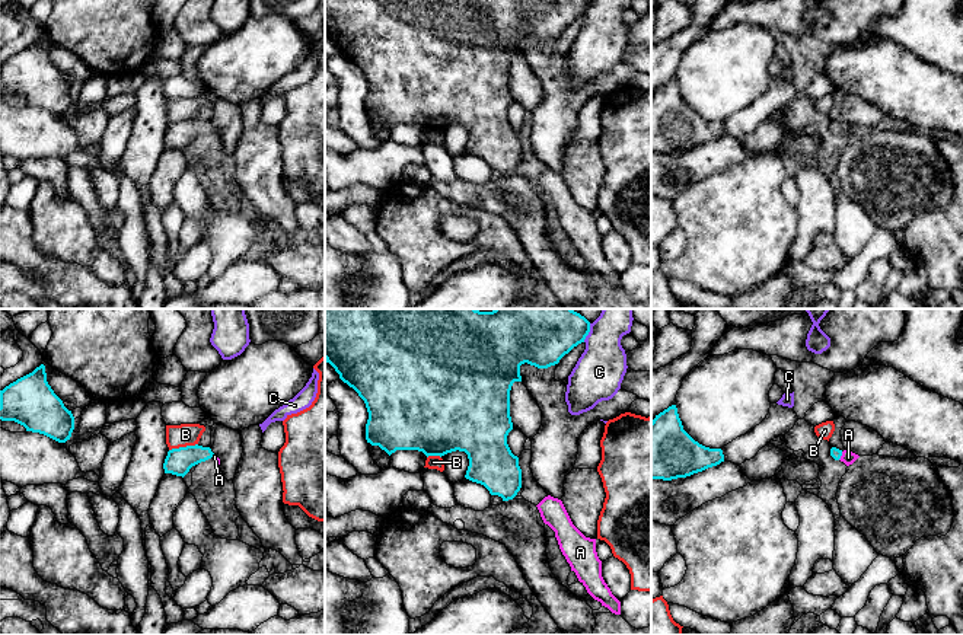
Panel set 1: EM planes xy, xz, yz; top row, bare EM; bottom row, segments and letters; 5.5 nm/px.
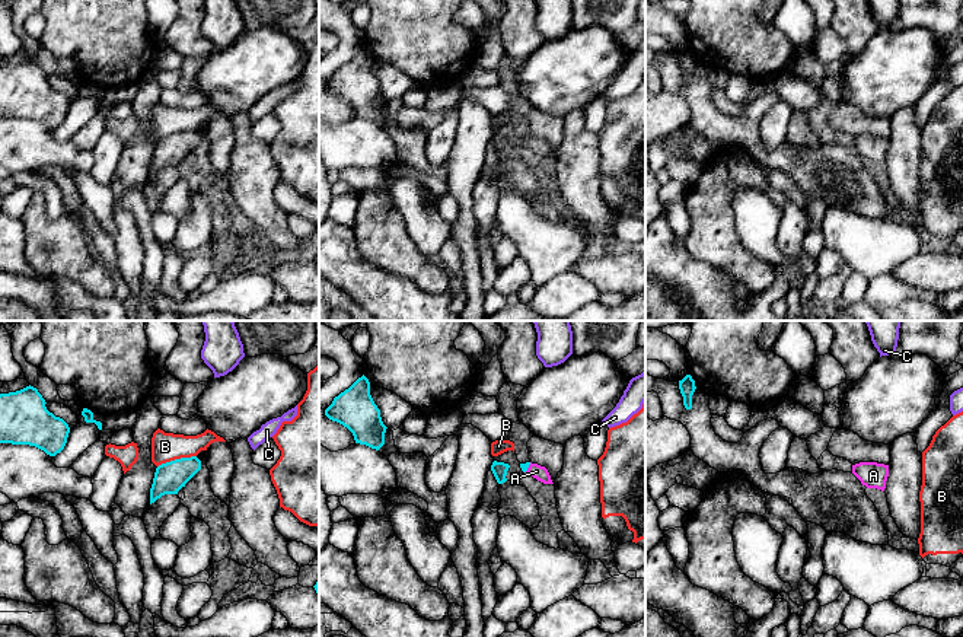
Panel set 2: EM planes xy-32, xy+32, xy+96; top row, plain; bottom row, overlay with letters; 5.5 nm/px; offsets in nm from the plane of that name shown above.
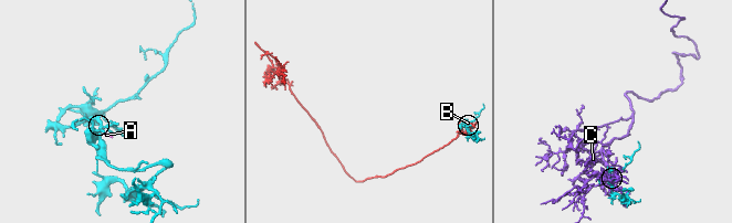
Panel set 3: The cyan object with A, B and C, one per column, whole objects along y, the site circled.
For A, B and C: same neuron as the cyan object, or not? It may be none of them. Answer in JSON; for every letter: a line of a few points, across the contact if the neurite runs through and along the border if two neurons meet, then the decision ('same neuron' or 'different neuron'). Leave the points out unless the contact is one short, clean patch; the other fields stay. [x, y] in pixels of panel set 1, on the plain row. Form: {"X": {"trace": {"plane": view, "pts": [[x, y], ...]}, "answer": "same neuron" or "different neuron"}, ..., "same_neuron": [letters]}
{"A": {"trace": {"plane": "yz", "pts": [[835, 127], [841, 128], [848, 131]]}, "answer": "same neuron"}, "B": {"answer": "different neuron"}, "C": {"answer": "different neuron"}, "same_neuron": ["A"]}

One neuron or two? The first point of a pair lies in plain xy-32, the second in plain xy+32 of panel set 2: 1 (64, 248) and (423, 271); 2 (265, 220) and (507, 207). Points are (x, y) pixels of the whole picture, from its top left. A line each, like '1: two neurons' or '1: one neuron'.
1: one neuron
2: two neurons

